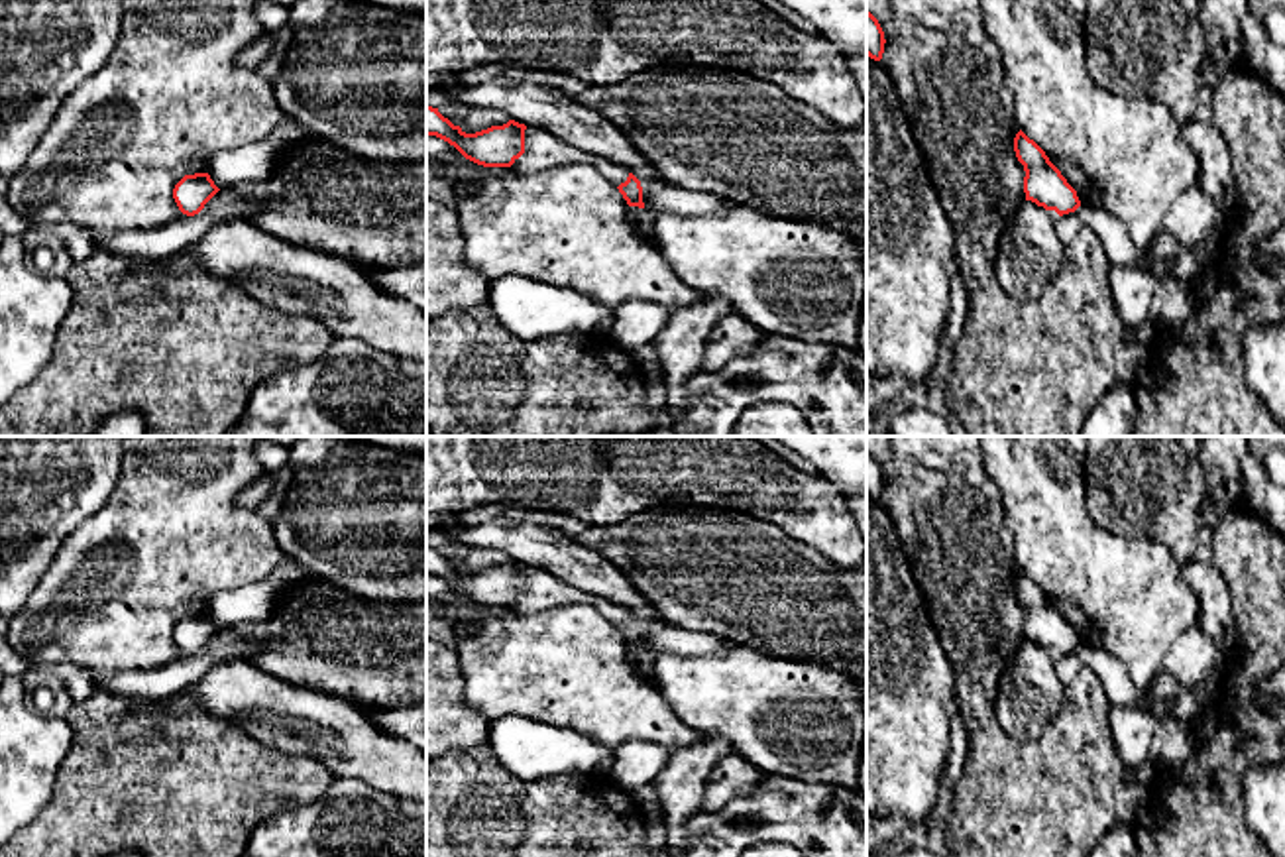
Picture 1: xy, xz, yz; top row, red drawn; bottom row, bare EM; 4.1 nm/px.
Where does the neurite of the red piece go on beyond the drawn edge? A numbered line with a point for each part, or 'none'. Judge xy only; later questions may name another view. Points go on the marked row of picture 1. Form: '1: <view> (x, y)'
none

